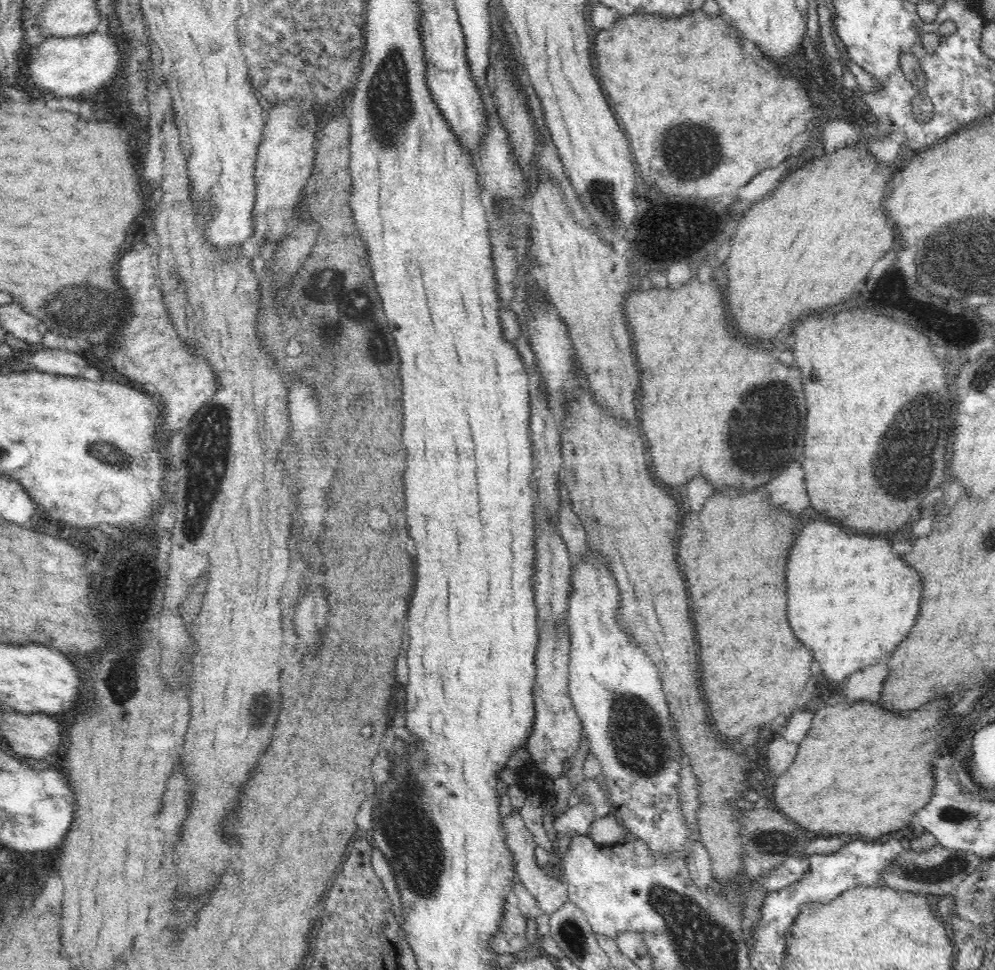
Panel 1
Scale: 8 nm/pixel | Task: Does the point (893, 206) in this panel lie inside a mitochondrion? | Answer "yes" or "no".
no

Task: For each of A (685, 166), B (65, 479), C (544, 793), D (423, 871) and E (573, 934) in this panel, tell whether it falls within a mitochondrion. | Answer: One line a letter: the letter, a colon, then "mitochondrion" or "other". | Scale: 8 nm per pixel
A: mitochondrion
B: other
C: other
D: mitochondrion
E: mitochondrion

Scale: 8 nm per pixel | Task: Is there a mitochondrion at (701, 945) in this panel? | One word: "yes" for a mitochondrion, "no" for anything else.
yes

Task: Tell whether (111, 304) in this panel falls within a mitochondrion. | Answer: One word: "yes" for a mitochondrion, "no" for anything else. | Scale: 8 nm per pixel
yes

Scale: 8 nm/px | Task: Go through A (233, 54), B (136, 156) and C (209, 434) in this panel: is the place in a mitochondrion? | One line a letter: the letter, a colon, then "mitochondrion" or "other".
A: other
B: other
C: mitochondrion

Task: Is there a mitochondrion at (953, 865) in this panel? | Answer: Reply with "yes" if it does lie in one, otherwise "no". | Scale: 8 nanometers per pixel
yes

